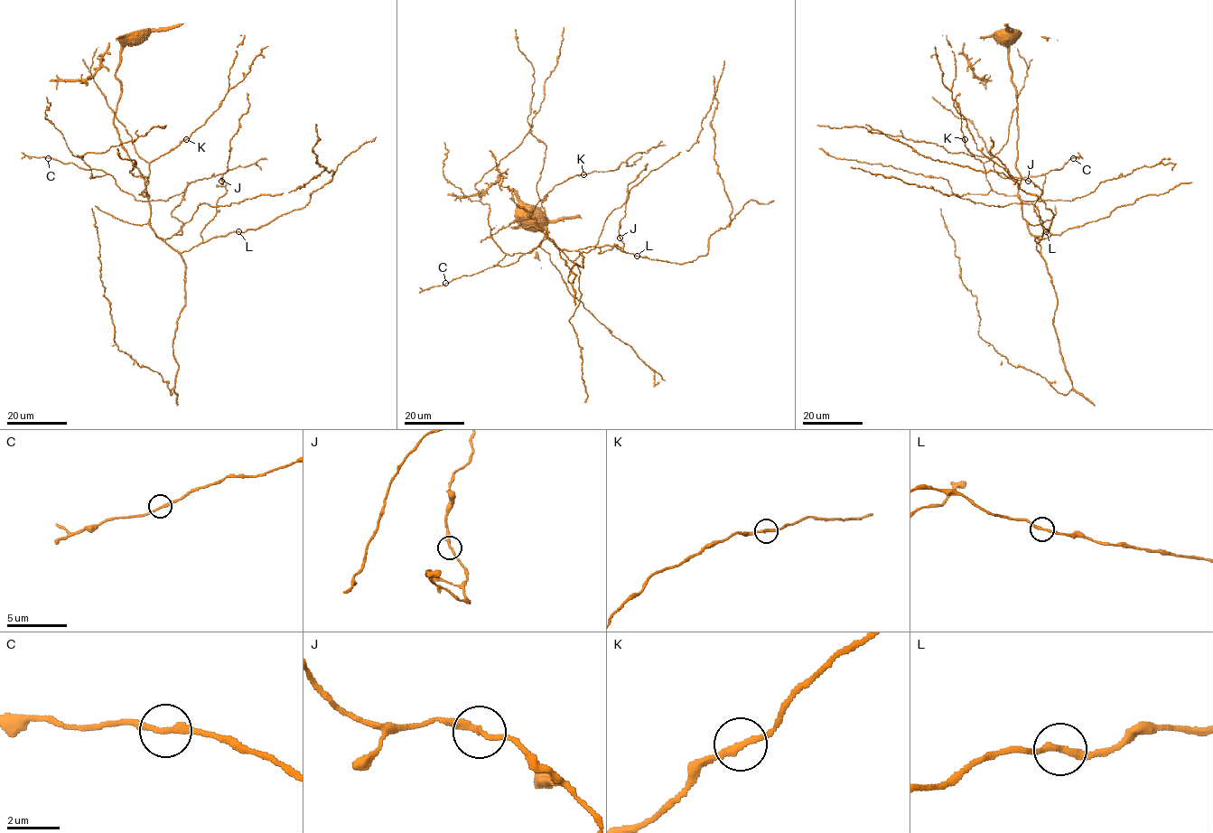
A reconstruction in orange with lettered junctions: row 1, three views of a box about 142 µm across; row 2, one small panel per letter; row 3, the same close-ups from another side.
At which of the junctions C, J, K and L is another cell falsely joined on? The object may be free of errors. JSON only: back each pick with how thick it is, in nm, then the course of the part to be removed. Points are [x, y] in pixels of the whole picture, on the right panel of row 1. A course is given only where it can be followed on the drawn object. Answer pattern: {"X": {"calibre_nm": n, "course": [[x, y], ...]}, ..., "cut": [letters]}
{"cut": []}

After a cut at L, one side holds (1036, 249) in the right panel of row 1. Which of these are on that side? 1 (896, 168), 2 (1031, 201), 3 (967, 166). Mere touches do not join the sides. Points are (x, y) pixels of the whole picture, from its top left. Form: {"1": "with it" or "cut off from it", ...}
{"1": "with it", "2": "with it", "3": "cut off from it"}

